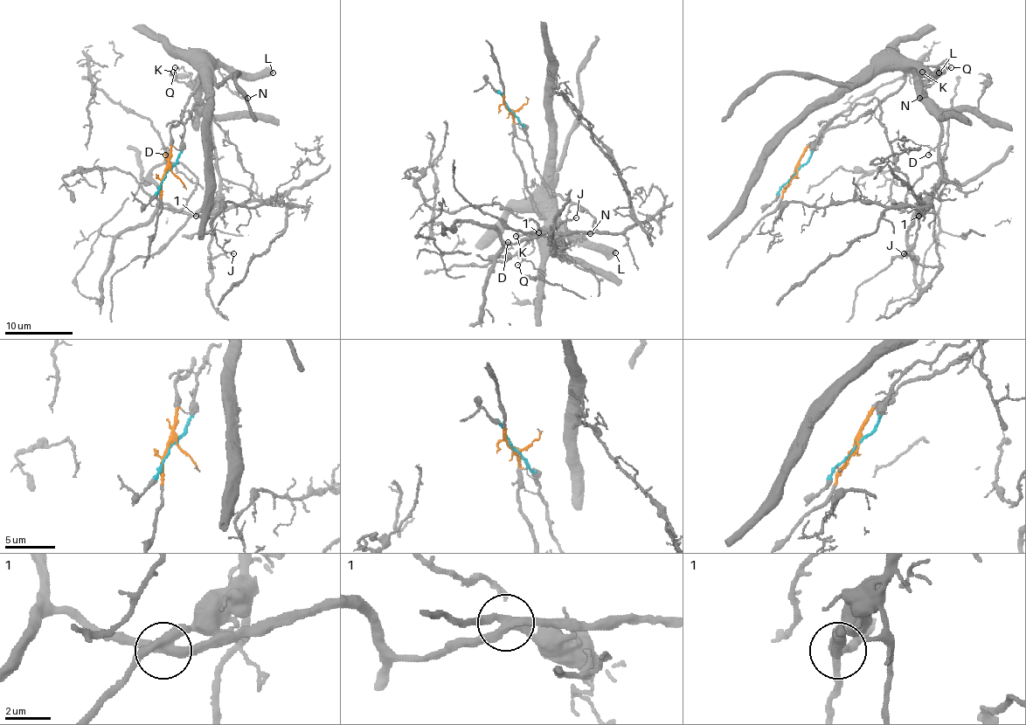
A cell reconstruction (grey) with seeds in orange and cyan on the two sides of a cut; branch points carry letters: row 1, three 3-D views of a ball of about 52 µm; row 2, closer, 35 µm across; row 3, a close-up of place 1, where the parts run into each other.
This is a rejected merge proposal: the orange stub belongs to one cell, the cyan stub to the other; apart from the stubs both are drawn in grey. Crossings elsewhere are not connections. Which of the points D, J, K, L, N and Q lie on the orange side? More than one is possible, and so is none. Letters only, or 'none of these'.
J, K, L, N, Q

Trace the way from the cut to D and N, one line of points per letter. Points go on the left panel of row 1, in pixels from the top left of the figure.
D: (166, 172), (205, 99), (253, 197), (180, 212), (151, 180), (162, 145), (164, 155)
N: (166, 172), (169, 131), (182, 117), (190, 93), (205, 72), (222, 66), (218, 70), (231, 90), (247, 97)

